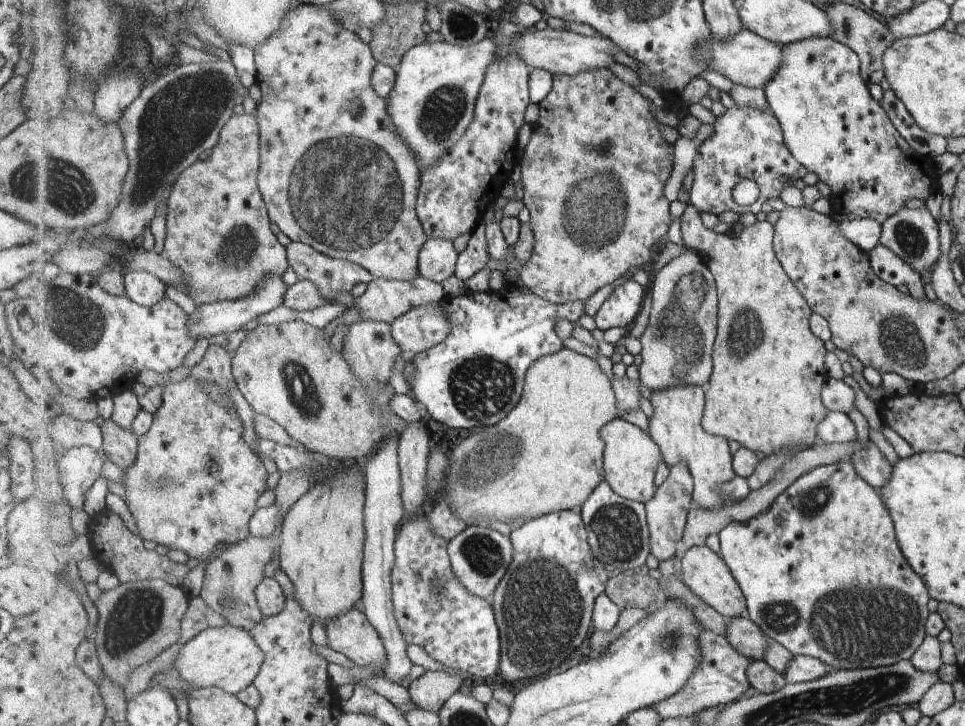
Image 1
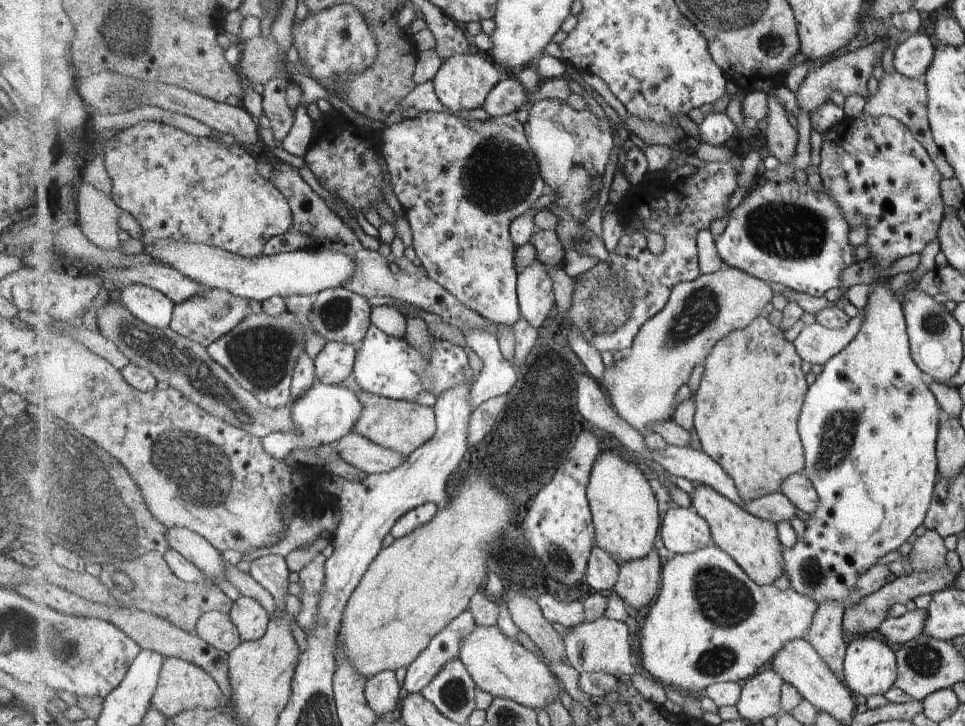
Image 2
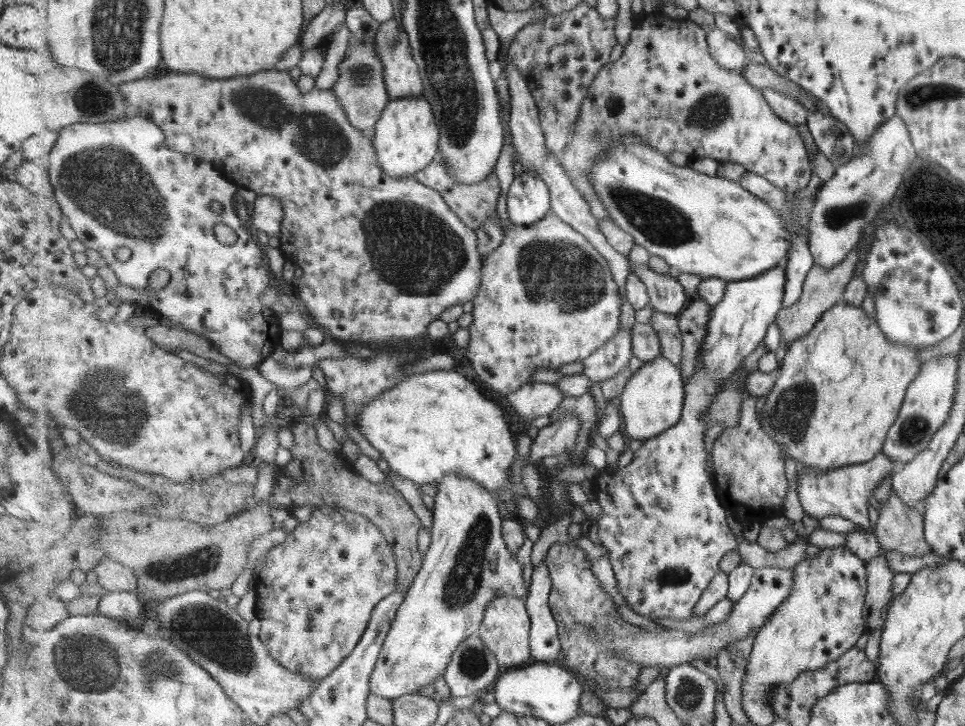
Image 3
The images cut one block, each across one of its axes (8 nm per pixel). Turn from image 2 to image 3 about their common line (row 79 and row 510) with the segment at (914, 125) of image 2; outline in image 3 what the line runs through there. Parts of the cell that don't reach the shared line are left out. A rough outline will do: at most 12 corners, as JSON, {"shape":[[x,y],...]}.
{"shape":[[891,491],[873,533],[881,552],[867,562],[867,633],[881,630],[895,574],[885,554],[931,553],[921,511]]}

